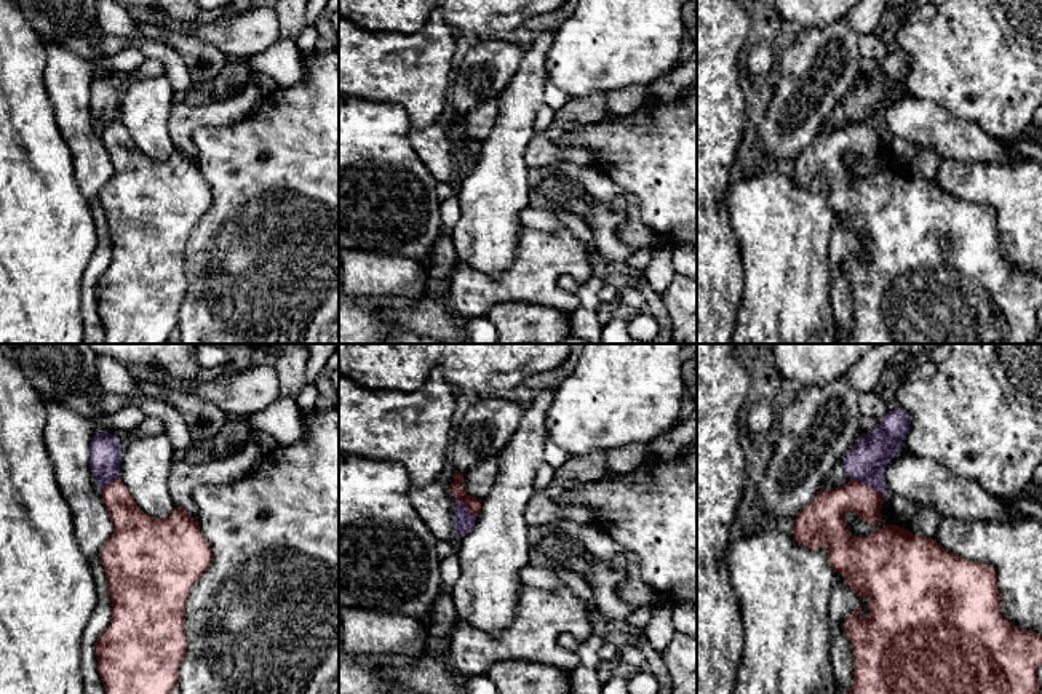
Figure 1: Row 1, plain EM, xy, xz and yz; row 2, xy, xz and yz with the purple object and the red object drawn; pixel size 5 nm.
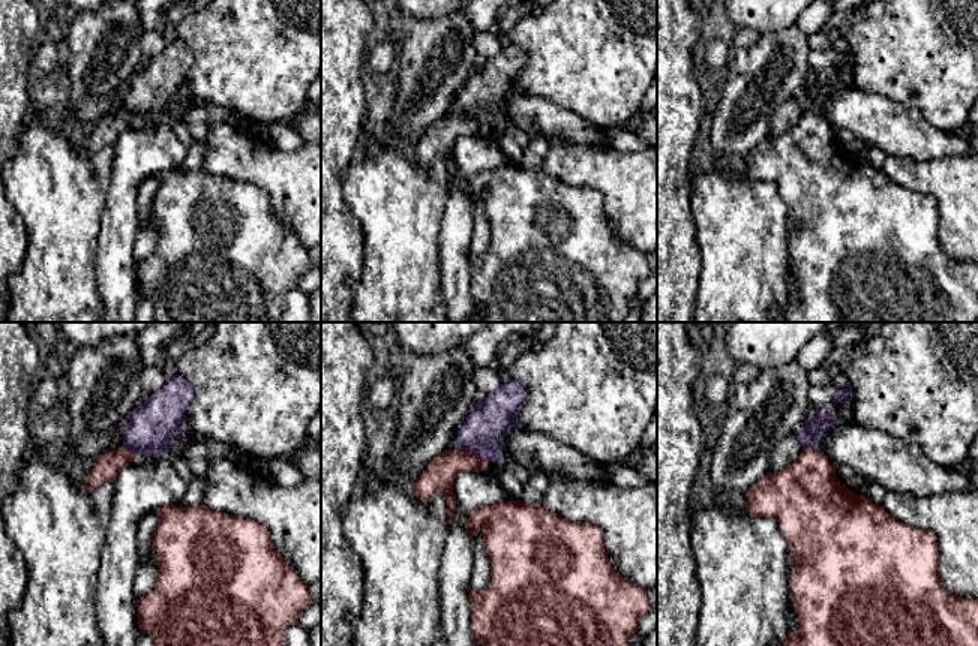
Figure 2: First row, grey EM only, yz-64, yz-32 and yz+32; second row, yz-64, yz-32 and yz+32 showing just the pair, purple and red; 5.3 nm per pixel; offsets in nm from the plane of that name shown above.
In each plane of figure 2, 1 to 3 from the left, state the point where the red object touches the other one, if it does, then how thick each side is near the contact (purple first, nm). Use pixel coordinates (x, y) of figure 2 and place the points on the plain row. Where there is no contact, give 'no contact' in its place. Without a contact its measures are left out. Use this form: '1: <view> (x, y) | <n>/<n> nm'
1: yz-64 (128, 113) | 260/140 nm
2: yz-32 (476, 117) | 220/170 nm
3: yz+32 (812, 111) | 120/360 nm

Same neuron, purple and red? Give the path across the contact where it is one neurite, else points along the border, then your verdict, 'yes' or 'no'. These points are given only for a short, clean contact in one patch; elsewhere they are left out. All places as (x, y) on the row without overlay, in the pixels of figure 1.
border along yz (851, 120), (865, 123), (884, 138); no

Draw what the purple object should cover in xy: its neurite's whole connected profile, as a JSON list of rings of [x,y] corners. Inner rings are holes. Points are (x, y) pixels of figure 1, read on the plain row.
[[[97,74],[93,78],[89,109],[99,130],[120,118],[121,91],[118,80],[109,74]]]

